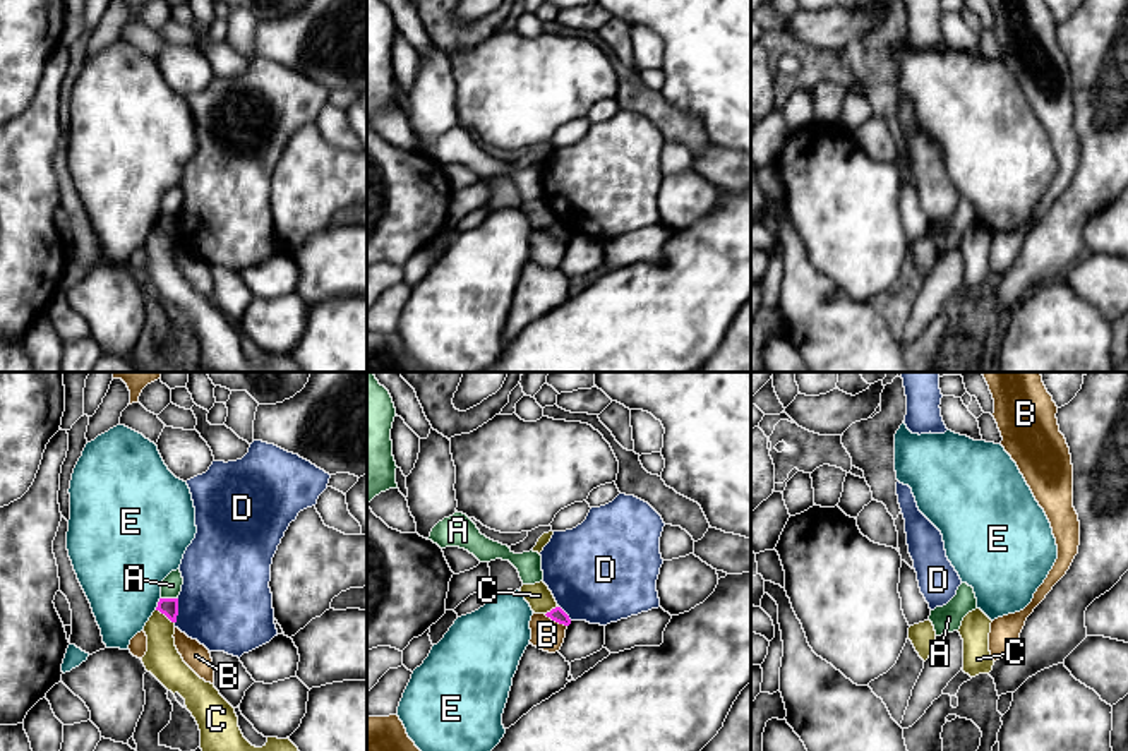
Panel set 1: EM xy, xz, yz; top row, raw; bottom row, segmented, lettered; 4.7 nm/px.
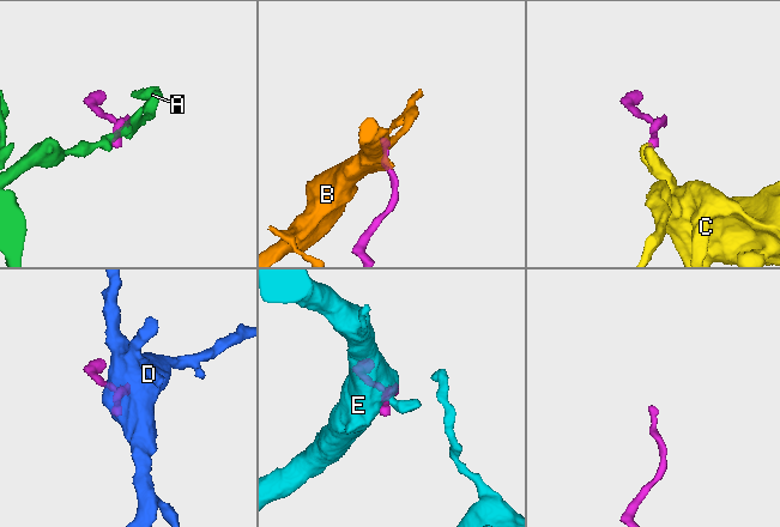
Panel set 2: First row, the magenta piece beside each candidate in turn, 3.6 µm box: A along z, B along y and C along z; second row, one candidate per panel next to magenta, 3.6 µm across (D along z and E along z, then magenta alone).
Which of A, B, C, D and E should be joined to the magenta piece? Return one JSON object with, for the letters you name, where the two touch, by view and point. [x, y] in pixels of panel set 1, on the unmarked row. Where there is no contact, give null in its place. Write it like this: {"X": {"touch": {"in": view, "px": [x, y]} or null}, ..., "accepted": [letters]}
{"accepted": []}

